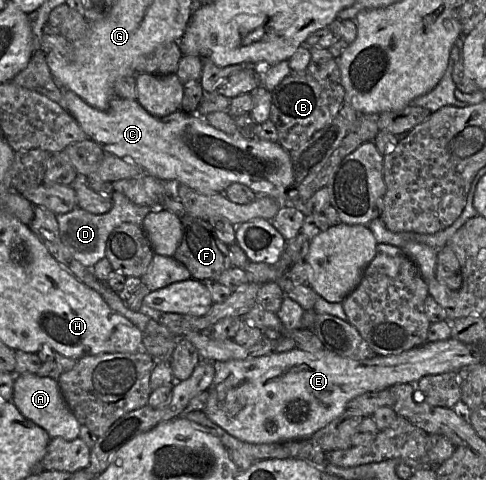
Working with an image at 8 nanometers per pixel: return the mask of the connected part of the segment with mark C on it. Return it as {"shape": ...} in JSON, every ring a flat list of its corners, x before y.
{"shape":[[63,88,66,110,75,118,87,136,100,144,106,154,113,154,123,160,129,160,138,165,145,174,161,181,177,181,195,191,211,195,225,194,225,190,233,183,248,186,256,195,266,195,275,199,279,207,291,205,287,191,294,182,294,173,289,151,278,142,247,139,239,134,229,135,207,123,194,113,186,113,181,109,165,117,155,117,145,110,137,100,114,96,107,110,99,110,73,91]]}

